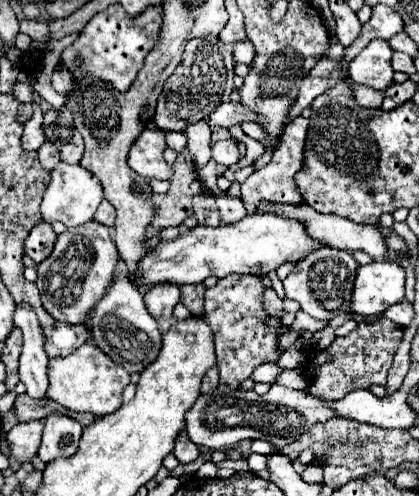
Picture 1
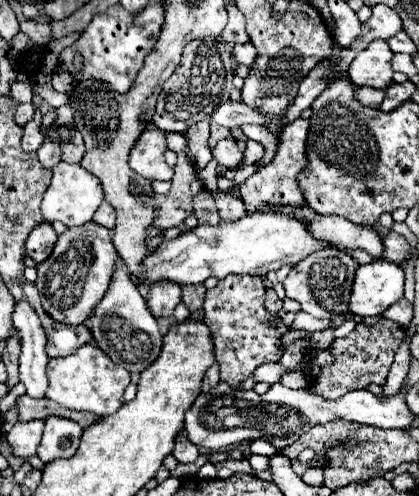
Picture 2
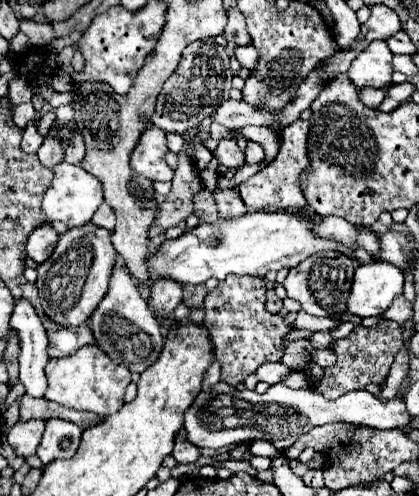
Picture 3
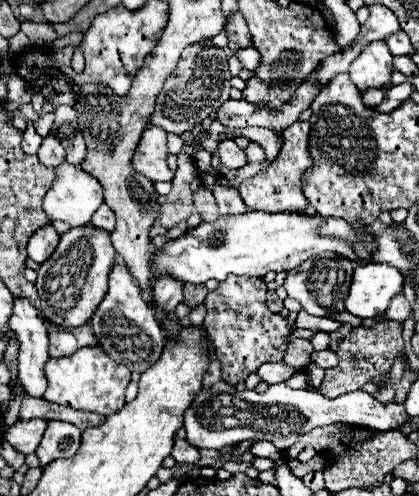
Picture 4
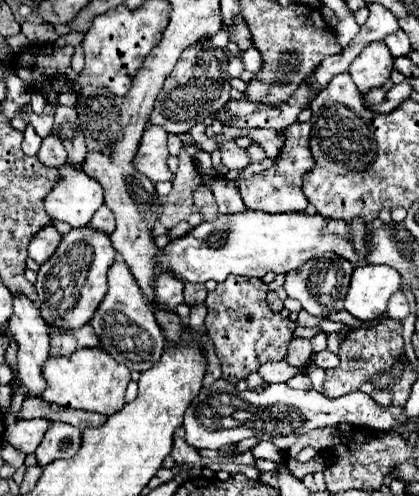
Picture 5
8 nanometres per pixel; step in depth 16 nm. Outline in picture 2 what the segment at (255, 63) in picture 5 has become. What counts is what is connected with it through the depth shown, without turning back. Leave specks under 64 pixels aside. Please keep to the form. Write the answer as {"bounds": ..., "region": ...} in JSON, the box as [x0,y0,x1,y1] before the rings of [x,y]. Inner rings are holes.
{"bounds":[234,42,256,68],"region":[[[248,42],[248,44],[236,44],[234,46],[234,58],[244,64],[246,68],[252,68],[254,66],[254,60],[256,60],[256,48]]]}

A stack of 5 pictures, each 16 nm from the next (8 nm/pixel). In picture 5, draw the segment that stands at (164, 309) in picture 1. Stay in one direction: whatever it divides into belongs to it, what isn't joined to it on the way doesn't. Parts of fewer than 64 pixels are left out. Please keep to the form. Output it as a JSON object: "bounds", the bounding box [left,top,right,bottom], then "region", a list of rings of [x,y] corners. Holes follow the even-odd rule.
{"bounds":[156,272,184,310],"region":[[[162,272],[156,278],[156,302],[160,304],[160,308],[174,310],[182,302],[182,290],[184,282],[172,272]]]}

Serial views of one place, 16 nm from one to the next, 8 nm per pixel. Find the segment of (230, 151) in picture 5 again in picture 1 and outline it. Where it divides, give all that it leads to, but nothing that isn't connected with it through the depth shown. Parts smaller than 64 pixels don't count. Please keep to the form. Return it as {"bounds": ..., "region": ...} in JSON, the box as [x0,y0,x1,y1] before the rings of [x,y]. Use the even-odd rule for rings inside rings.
{"bounds":[212,138,240,166],"region":[[[228,138],[228,140],[220,140],[216,142],[216,146],[212,148],[212,158],[218,162],[218,164],[224,164],[224,166],[232,166],[236,162],[240,162],[240,152],[238,152],[238,146],[236,146],[236,140]]]}

